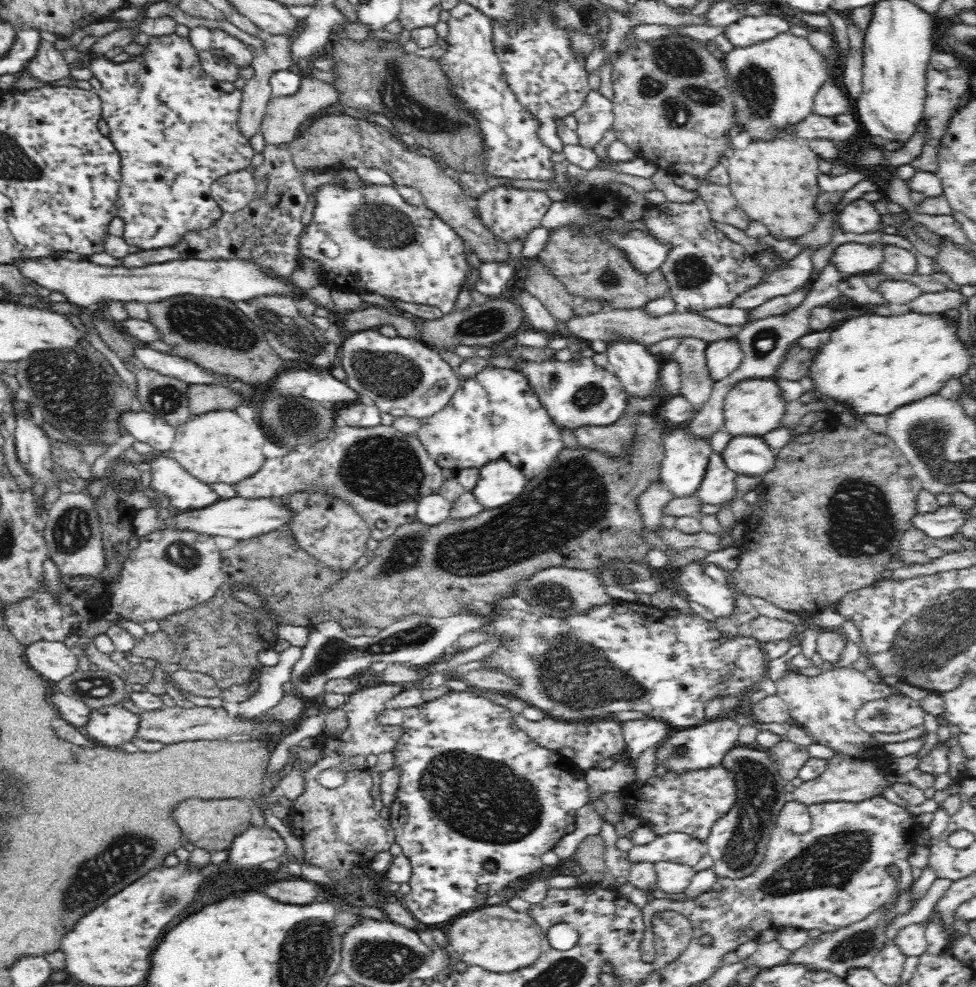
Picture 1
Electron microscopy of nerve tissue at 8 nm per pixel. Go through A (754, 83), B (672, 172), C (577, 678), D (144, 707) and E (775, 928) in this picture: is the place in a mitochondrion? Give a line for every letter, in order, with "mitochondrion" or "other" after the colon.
A: mitochondrion
B: other
C: mitochondrion
D: other
E: other

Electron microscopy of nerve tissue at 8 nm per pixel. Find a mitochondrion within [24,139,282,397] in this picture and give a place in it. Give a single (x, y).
(193, 322)

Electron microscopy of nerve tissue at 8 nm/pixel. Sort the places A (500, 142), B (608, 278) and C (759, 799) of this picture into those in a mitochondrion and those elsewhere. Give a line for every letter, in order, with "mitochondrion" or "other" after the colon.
A: other
B: mitochondrion
C: mitochondrion

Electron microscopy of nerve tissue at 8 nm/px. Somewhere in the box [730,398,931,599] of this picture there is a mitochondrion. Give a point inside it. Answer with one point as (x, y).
(860, 525)

